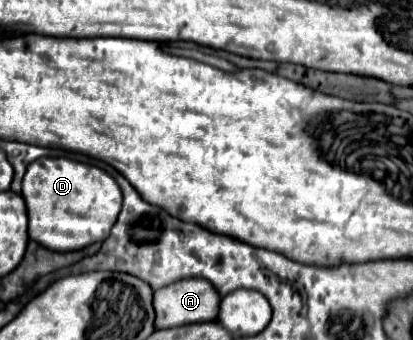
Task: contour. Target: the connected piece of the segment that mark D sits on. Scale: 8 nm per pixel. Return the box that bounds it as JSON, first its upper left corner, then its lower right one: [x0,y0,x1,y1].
[23,157,121,251]

